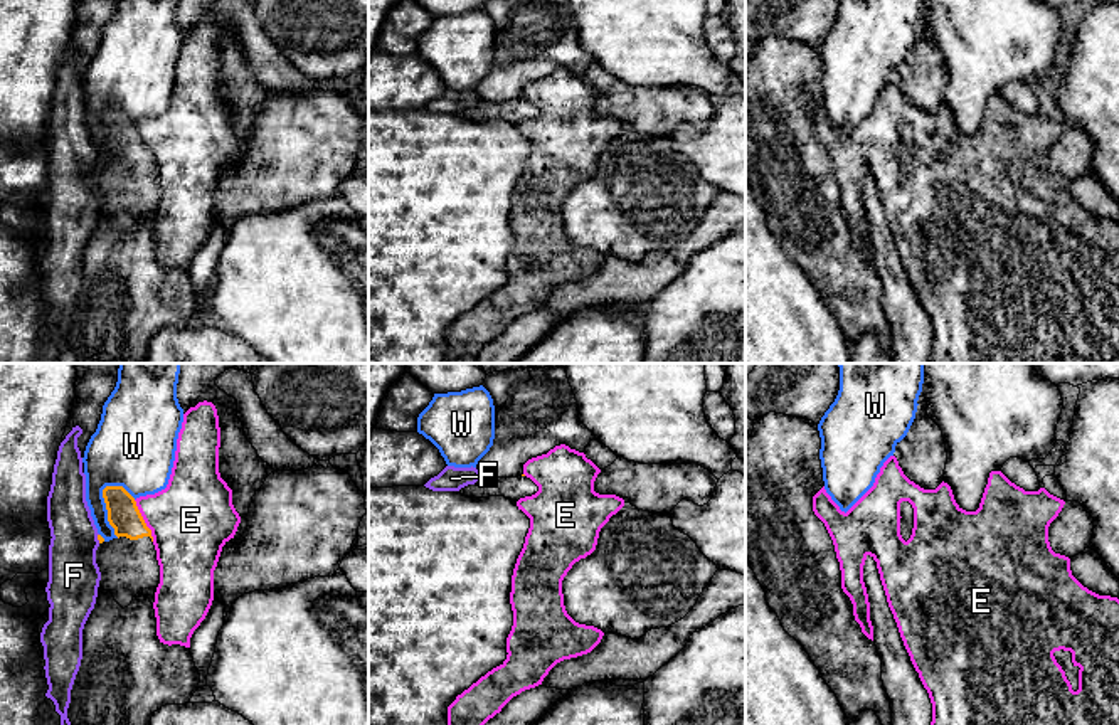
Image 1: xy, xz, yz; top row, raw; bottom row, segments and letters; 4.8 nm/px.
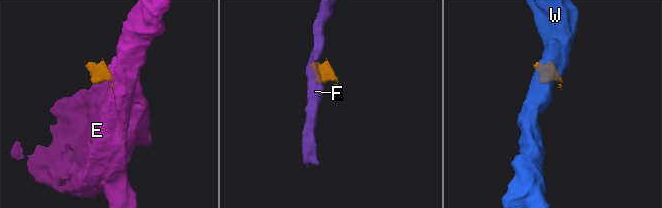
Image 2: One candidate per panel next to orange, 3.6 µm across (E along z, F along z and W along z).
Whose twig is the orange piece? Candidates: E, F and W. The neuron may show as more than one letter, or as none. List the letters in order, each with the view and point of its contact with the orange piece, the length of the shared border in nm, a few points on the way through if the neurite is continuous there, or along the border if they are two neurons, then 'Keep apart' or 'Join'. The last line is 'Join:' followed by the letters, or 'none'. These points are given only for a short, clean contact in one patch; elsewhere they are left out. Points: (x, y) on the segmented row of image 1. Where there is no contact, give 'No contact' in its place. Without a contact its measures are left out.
E: Touches orange at xy (143, 520). Shared border 220 nm. Boundary: xy (133, 500), (153, 540). Keep apart
F: Touches orange at xy (98, 539). Shared border 50 nm. Boundary: xy (98, 534), (100, 542). Keep apart
W: Touches orange at xy (108, 512). Shared border 260 nm. Boundary: xy (106, 485), (103, 490), (106, 520), (118, 537). Keep apart
Join: none

